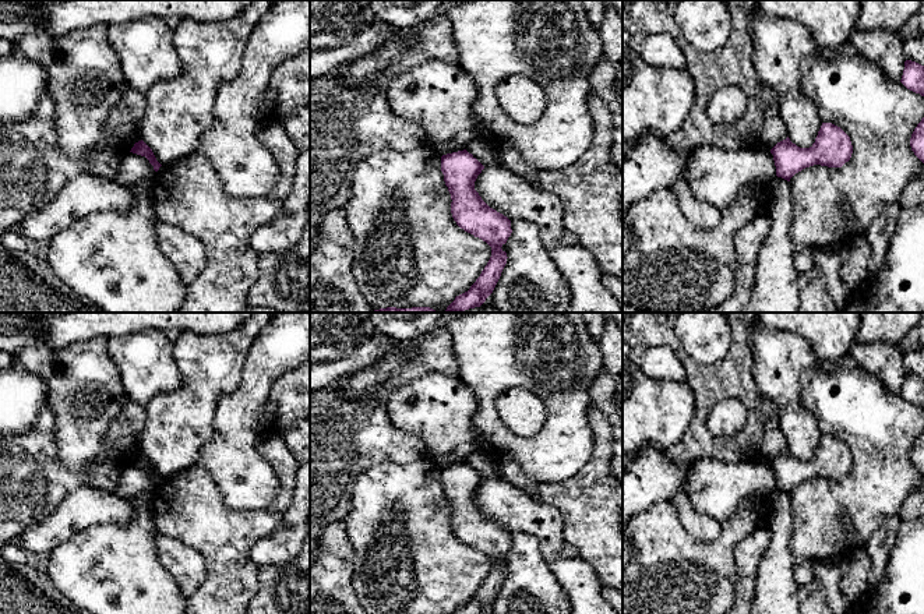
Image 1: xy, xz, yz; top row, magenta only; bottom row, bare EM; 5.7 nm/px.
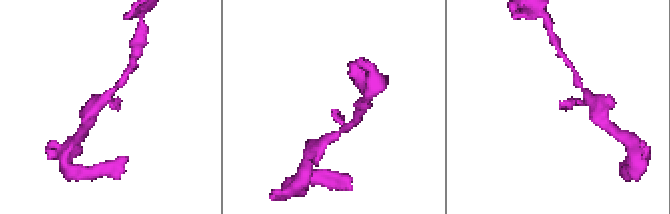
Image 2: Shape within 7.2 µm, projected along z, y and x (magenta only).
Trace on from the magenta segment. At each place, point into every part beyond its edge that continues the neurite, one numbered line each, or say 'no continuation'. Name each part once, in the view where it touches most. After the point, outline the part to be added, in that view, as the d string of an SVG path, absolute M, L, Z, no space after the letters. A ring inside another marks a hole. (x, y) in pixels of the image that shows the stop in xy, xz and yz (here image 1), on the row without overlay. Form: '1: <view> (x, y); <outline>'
no continuation

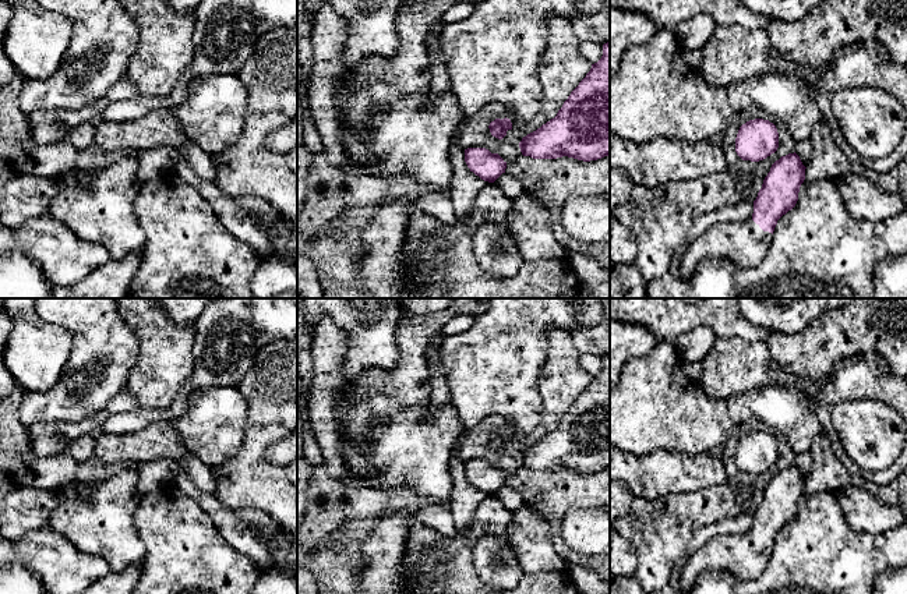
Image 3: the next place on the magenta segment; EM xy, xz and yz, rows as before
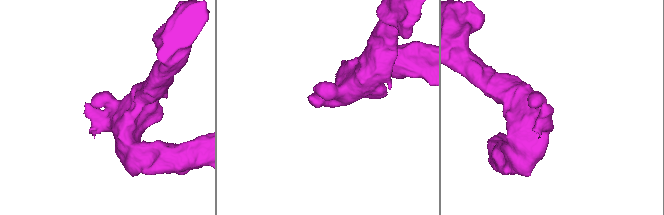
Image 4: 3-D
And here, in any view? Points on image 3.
1: yz (744, 557); M752 530L745 534L717 535L689 552L684 569L677 573L678 586L689 594L698 577L712 570L730 573L738 580L758 579L765 572L772 549Z

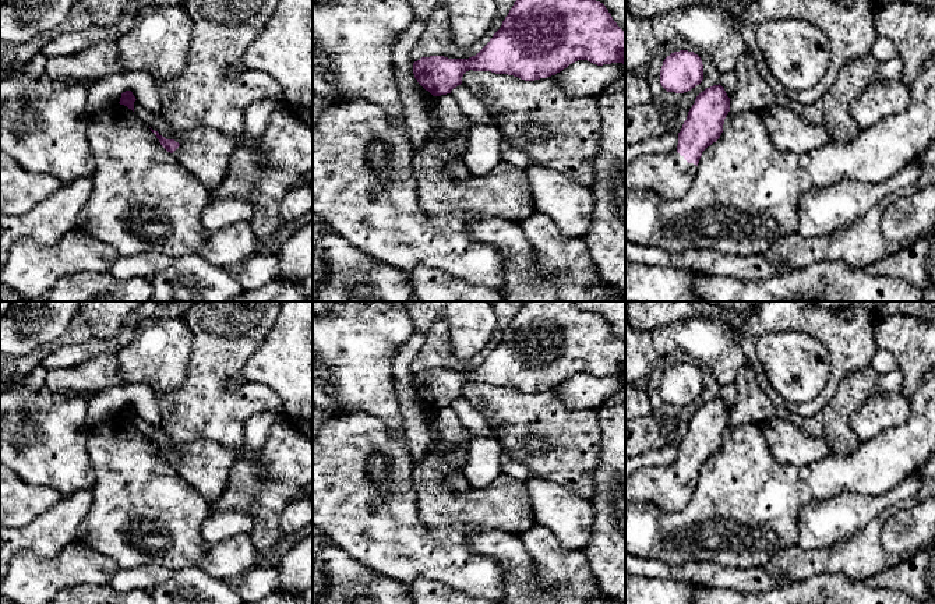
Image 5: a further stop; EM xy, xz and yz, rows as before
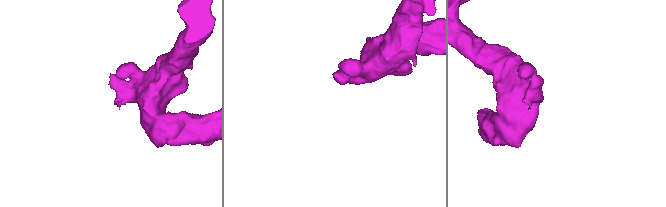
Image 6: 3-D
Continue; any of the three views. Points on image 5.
1: yz (669, 488); M677 462L670 466L642 467L625 478L625 506L645 502L663 512L682 511L689 504L696 481Z

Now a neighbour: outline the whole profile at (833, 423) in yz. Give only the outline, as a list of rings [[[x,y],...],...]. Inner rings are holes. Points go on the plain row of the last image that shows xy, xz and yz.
[[[751,365],[740,370],[735,378],[737,403],[730,413],[730,424],[759,424],[772,417],[781,417],[805,434],[825,438],[832,453],[848,456],[860,445],[851,427],[851,417],[875,391],[879,374],[871,367],[851,371],[839,382],[832,399],[814,416],[802,417],[775,407],[759,388]]]

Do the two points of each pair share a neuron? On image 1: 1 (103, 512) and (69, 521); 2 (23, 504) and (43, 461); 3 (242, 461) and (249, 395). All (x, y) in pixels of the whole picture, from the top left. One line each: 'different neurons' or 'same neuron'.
1: same neuron
2: same neuron
3: same neuron

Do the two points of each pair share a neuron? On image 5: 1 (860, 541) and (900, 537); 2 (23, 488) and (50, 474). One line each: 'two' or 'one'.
1: two
2: two

